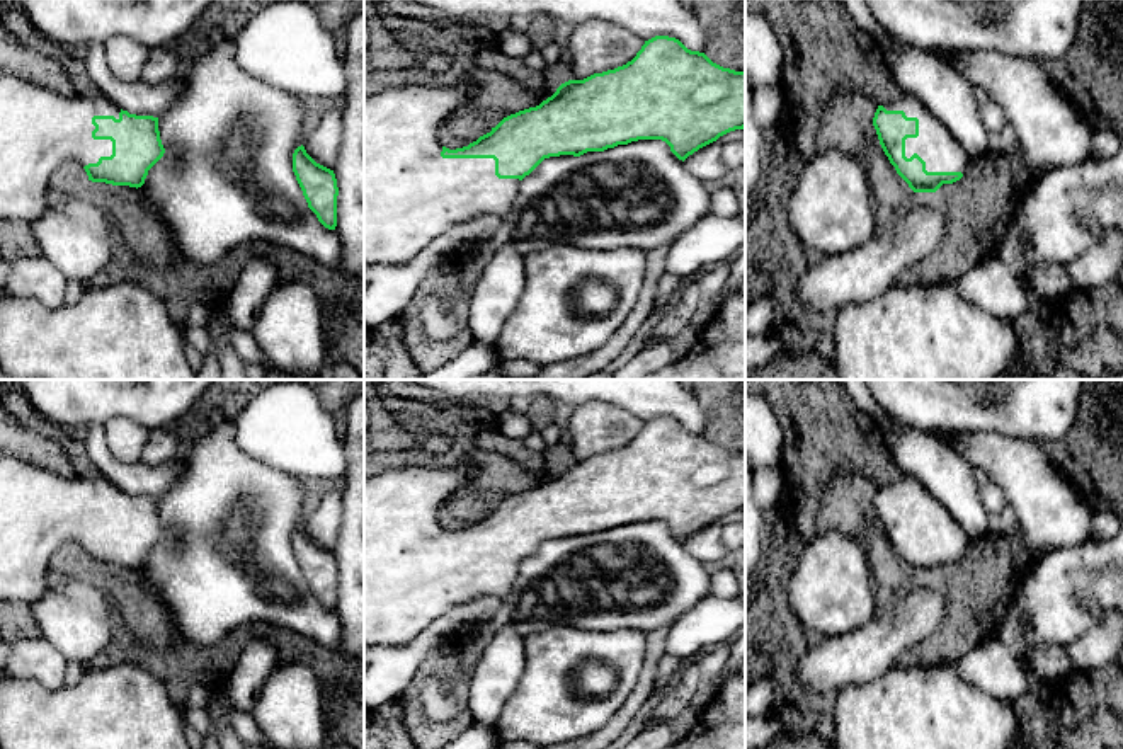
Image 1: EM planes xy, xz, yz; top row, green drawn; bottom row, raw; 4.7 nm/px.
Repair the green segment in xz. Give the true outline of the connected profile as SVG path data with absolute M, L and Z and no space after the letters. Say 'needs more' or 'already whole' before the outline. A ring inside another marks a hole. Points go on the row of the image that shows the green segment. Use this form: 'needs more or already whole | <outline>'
needs more | M655 36L641 46L636 56L623 66L594 73L584 80L568 80L556 92L536 107L529 107L504 117L490 133L480 136L468 146L449 150L442 145L444 121L459 107L466 106L475 94L475 85L461 77L449 85L400 85L390 87L364 99L364 260L369 264L403 264L420 254L432 240L439 238L451 226L478 216L504 216L517 197L521 180L529 175L544 158L573 155L580 157L587 152L604 152L618 145L628 145L638 140L662 140L670 152L686 160L699 148L716 141L720 136L745 128L745 71L735 71L713 63L704 53L687 49L679 39L669 36Z

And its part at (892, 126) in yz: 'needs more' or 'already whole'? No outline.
needs more

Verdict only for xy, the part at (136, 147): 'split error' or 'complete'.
split error

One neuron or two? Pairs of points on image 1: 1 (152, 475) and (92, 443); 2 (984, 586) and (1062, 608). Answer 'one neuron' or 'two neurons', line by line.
1: one neuron
2: two neurons

